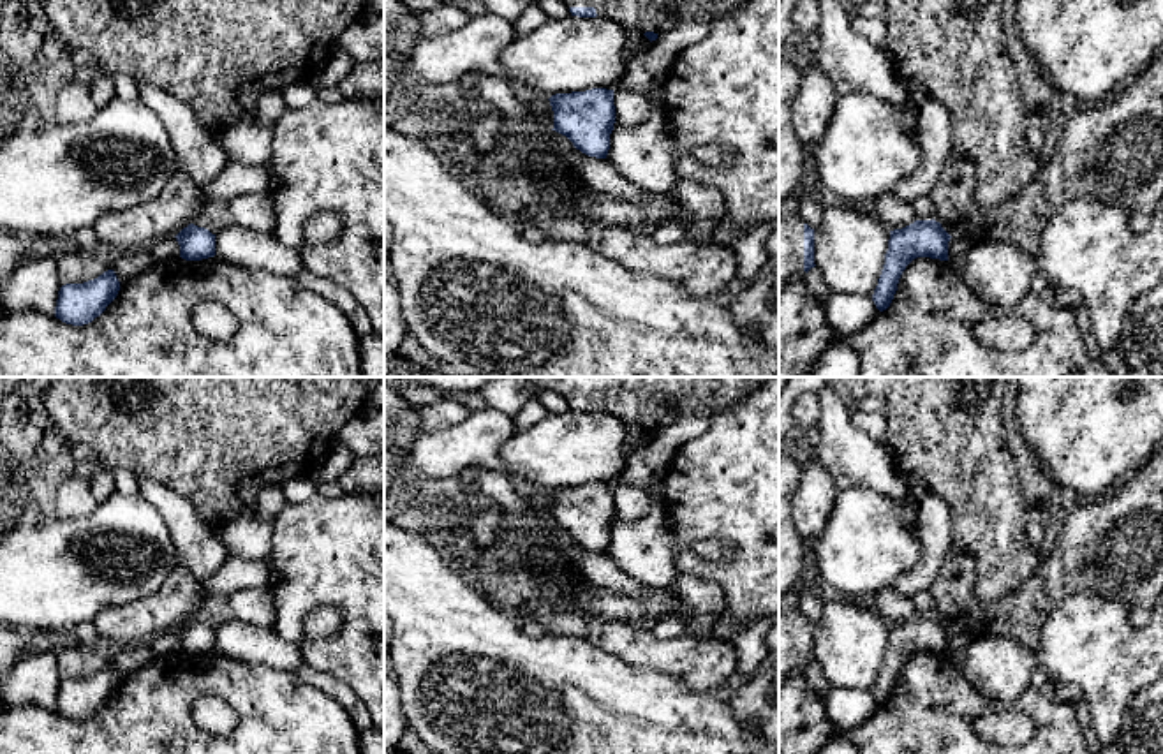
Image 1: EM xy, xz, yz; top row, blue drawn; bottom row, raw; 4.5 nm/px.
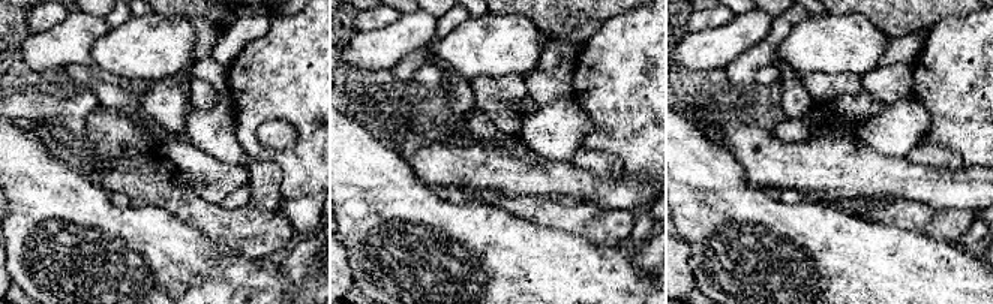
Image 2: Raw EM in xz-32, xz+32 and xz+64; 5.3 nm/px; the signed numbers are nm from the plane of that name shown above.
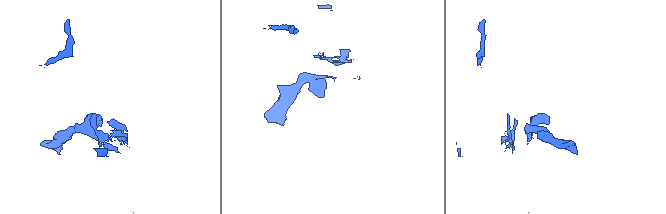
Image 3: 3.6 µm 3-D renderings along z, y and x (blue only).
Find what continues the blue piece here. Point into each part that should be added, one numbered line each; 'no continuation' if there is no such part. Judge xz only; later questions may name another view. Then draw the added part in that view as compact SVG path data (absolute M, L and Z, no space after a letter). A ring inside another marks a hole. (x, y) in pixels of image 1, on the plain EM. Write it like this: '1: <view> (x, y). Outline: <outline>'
1: xz (656, 402). Outline: M539 377L536 386L562 395L567 402L594 402L624 423L664 428L685 416L712 418L733 407L749 389L752 377Z

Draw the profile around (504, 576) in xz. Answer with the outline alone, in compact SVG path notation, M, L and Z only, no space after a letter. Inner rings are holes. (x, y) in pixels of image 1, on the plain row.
M483 560L474 567L483 576L483 595L500 611L513 615L522 604L548 599L557 608L576 606L580 611L610 622L634 622L654 617L680 618L687 624L691 608L678 595L670 601L671 590L650 590L643 597L626 597L596 585L576 567L536 574L511 573L499 564Z

